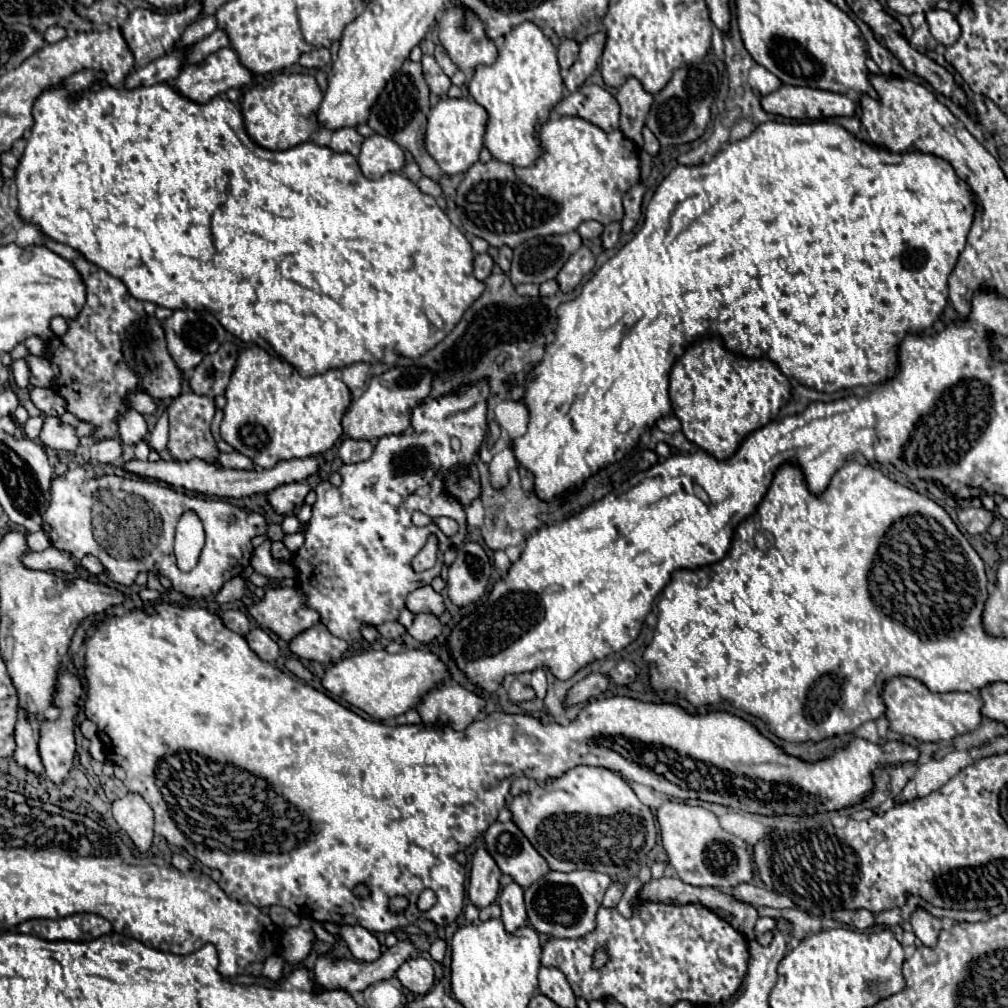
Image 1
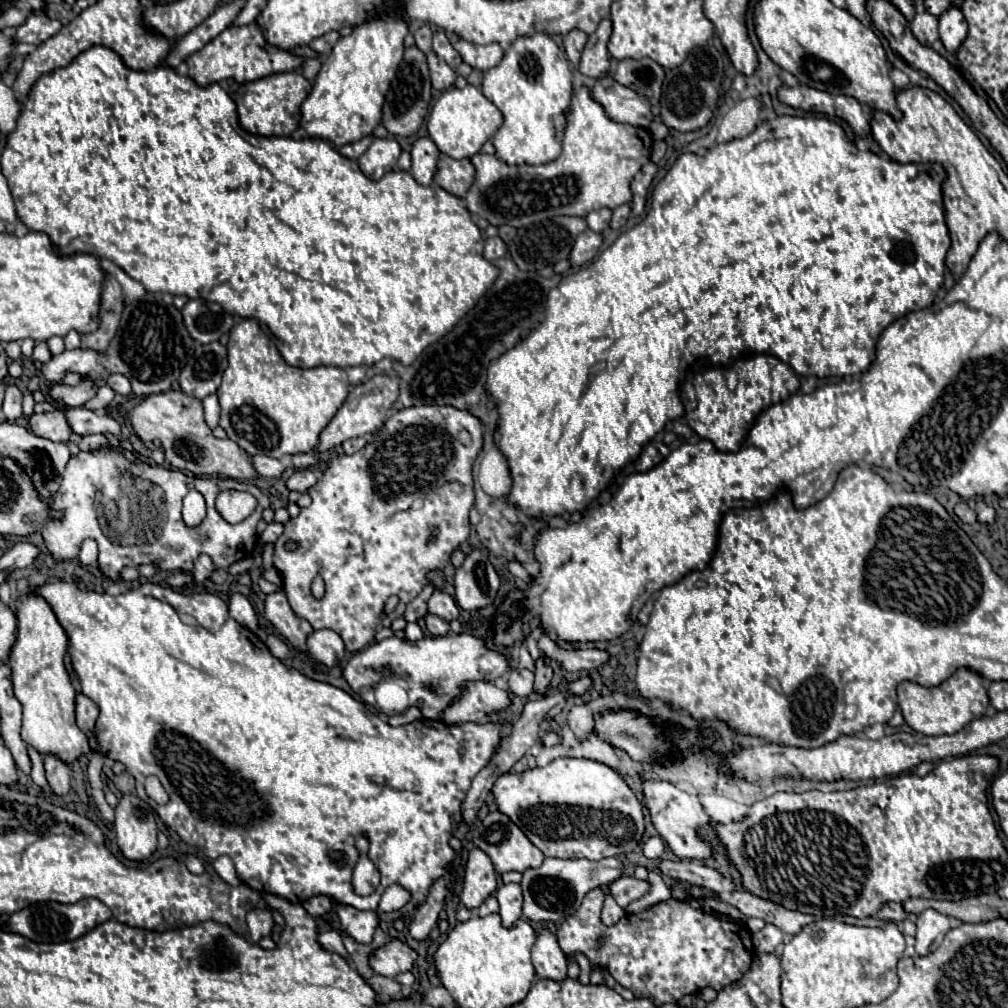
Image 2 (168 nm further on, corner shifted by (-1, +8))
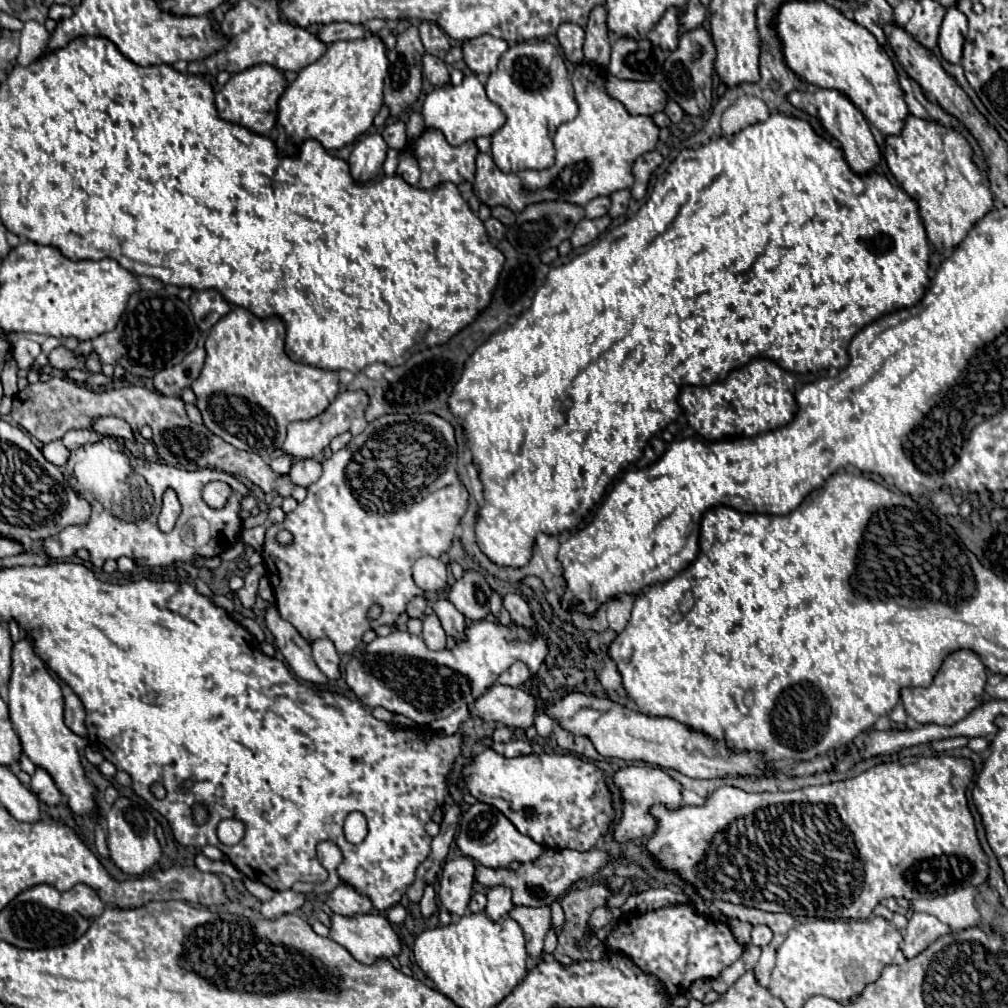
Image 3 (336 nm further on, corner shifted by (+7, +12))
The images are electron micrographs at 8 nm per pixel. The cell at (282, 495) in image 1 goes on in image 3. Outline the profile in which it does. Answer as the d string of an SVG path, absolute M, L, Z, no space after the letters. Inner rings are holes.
M301 459L293 465L289 477L295 485L303 485L303 487L309 487L311 483L315 483L319 477L321 477L321 463L315 461L315 459Z

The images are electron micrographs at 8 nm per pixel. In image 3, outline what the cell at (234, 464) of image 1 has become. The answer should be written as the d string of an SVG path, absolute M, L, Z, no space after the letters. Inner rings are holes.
M281 455L281 457L273 459L273 461L269 461L269 465L277 473L289 473L291 471L291 465L293 465L293 457L291 455Z

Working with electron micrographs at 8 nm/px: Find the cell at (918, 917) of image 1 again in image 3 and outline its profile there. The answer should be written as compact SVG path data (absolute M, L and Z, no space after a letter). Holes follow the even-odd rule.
M913 913L909 919L909 925L905 929L903 939L903 955L907 959L917 957L921 951L925 951L933 941L937 941L941 935L947 935L949 927L941 923L937 917L929 913Z

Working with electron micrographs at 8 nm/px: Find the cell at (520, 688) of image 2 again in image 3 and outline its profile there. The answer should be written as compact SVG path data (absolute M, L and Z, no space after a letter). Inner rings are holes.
M517 661L499 675L499 683L509 685L509 687L521 687L529 677L531 677L531 671L527 669L527 665Z

